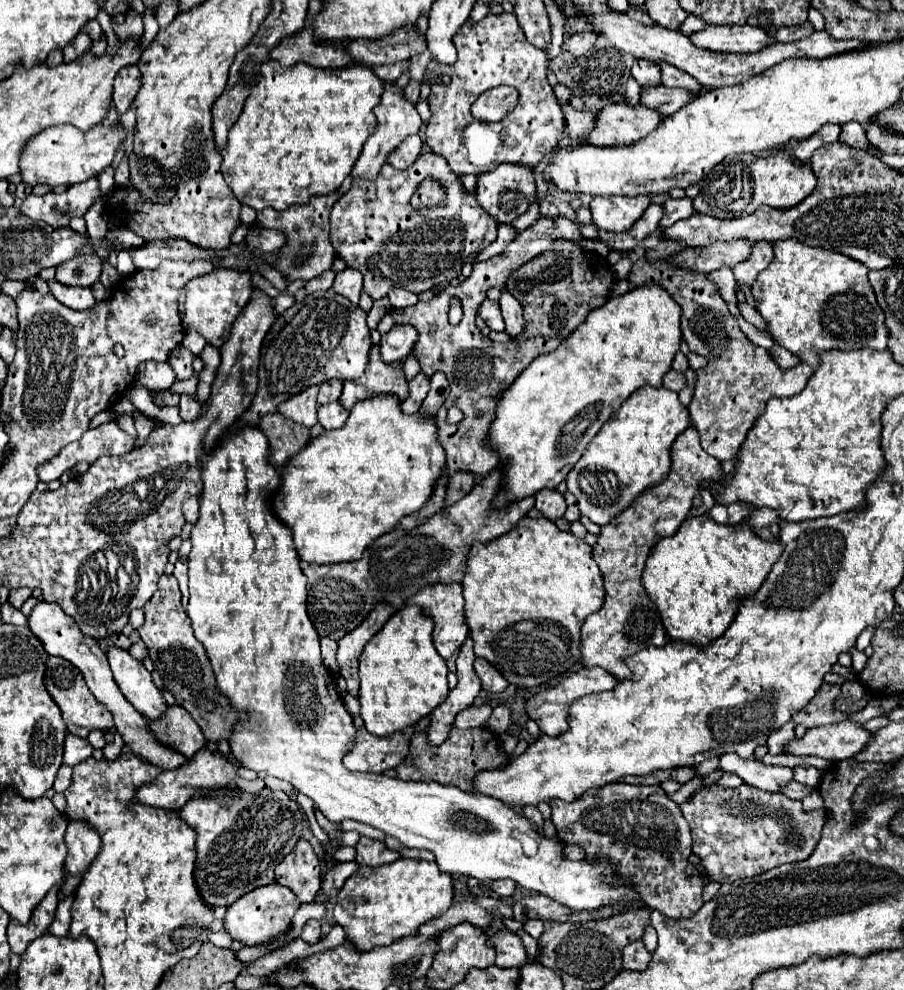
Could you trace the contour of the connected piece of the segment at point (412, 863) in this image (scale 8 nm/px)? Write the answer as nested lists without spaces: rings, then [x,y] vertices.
[[[398,859],[382,867],[360,867],[346,879],[336,897],[334,921],[358,951],[390,945],[402,937],[416,935],[420,925],[440,915],[454,903],[454,883],[436,863],[424,859]]]

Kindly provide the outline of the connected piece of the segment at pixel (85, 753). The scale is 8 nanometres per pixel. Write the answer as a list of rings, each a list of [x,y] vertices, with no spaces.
[[[72,733],[66,735],[66,741],[64,741],[64,763],[66,763],[66,765],[74,767],[76,763],[80,763],[80,761],[84,761],[86,757],[90,757],[92,751],[94,751],[94,749],[92,749],[92,745],[90,745],[86,739],[76,737],[76,735],[72,735]]]

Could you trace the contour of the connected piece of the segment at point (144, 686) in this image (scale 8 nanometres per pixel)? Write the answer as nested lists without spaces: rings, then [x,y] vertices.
[[[112,647],[108,651],[108,661],[114,673],[114,681],[120,687],[122,695],[146,719],[158,721],[166,713],[166,701],[158,691],[158,687],[154,685],[146,667],[120,647]]]

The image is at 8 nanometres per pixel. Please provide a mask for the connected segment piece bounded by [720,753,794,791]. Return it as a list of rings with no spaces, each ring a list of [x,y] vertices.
[[[736,753],[720,755],[720,767],[728,773],[736,773],[744,779],[744,783],[766,789],[780,791],[792,779],[792,767],[784,765],[764,765],[758,759],[742,759]]]

